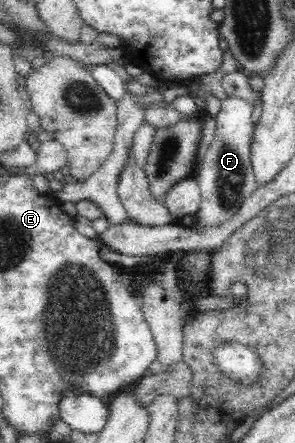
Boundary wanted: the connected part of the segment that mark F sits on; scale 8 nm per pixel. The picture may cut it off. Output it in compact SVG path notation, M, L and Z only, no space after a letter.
M225 97L221 101L221 108L216 116L214 138L201 164L196 165L199 174L194 179L201 191L201 202L197 212L199 222L193 226L196 232L217 228L223 222L229 222L256 189L256 175L253 174L250 155L255 126L251 120L251 112L253 103L239 97Z

